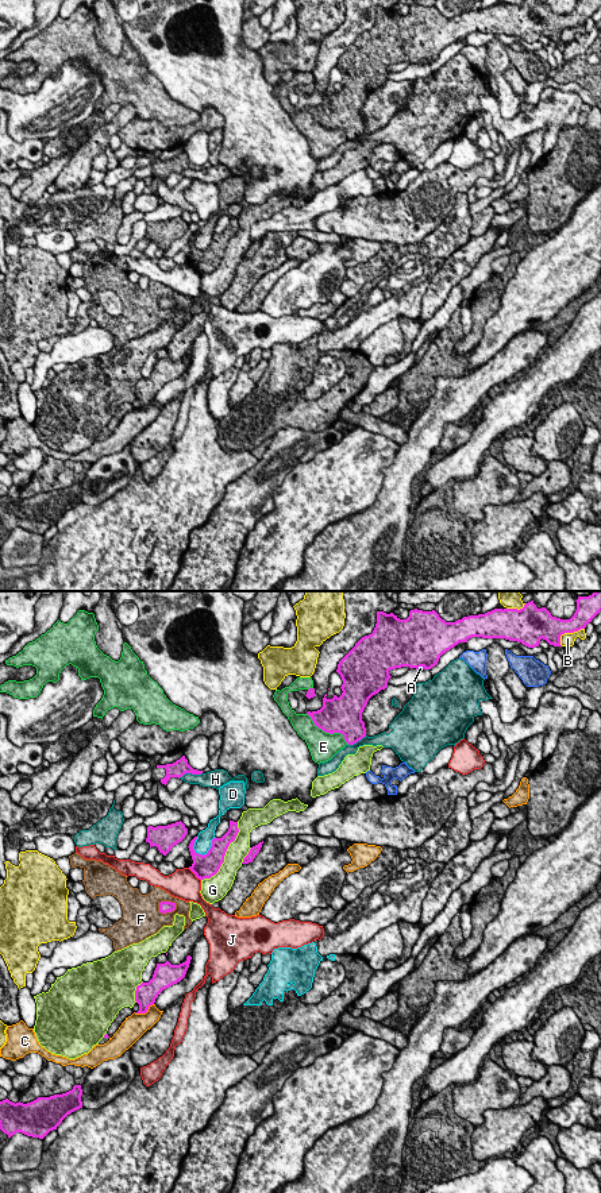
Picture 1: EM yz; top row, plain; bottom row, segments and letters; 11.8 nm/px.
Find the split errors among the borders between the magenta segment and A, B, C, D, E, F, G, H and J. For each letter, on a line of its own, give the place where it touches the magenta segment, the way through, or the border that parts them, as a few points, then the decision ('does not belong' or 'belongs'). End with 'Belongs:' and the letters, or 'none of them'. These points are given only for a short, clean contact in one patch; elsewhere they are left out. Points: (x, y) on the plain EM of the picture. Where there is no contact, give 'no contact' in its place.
A: meets magenta in yz at (420, 61); does not belong
B: meets magenta in yz at (567, 27); does not belong
C: meets magenta in yz at (143, 408); does not belong
D: meets magenta in yz at (208, 247); does not belong
E: meets magenta in yz at (328, 127); does not belong
F: meets magenta in yz at (169, 307); does not belong
G: meets magenta in yz at (224, 250); does not belong
H: meets magenta in yz at (189, 168); does not belong
J: meets magenta in yz at (195, 269); does not belong
Belongs: none of them

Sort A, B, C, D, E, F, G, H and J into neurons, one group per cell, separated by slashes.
A / B / C / D / E / F / G / H / J

